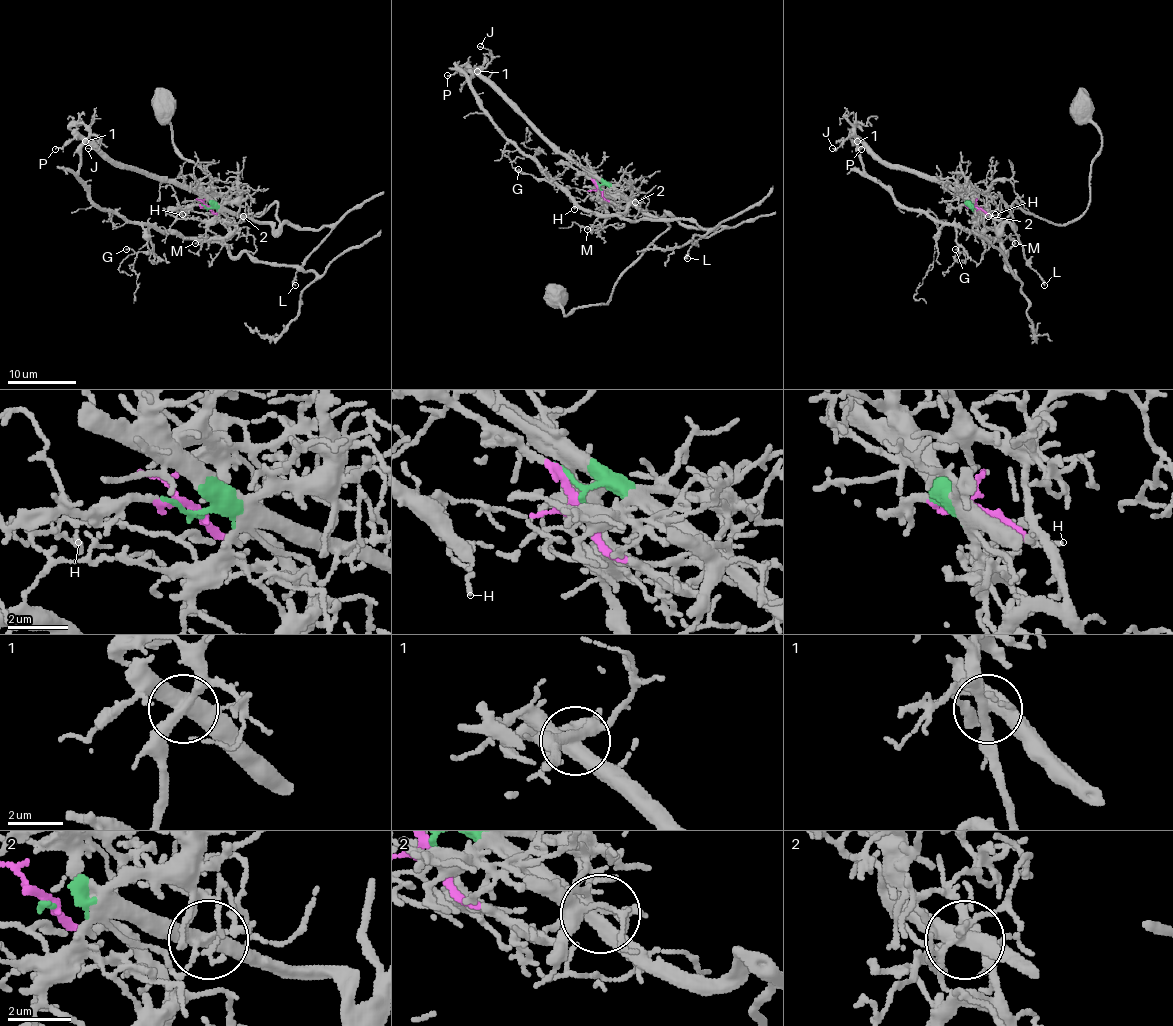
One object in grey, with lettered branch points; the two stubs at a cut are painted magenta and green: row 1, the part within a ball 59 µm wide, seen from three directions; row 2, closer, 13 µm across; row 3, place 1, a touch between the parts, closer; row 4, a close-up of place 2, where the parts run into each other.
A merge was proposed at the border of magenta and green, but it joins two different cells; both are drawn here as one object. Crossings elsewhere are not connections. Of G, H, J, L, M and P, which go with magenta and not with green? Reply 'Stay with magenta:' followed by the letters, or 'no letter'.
Stay with magenta: G, H, J, M

